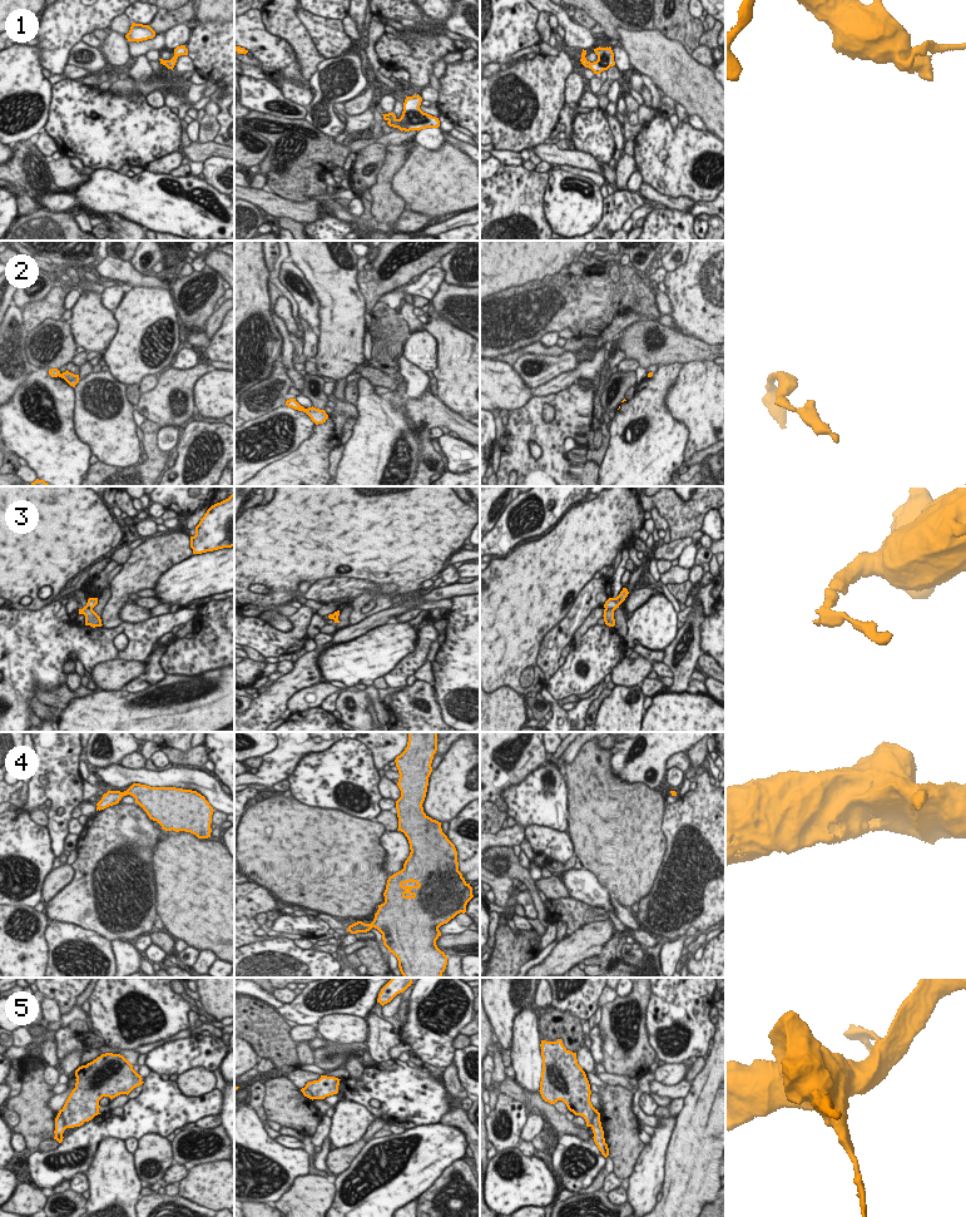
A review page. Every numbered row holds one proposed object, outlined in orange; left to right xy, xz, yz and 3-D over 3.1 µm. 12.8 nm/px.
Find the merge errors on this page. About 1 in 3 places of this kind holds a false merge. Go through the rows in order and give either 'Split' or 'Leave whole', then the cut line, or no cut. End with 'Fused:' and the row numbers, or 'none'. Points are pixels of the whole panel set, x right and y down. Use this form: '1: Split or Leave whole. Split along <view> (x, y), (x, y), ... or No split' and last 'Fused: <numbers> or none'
1: Leave whole. No split
2: Split. Split along xz (306, 409), (303, 411)
3: Split. Split along yz (605, 608), (613, 611)
4: Leave whole. No split
5: Split. Split along xy (59, 1111), (67, 1127)
Fused: 2, 3, 5

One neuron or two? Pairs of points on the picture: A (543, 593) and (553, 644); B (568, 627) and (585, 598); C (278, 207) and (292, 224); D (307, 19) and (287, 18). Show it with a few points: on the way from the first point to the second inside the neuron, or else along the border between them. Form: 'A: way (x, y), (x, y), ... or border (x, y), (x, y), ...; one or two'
A: border (569, 608), (569, 612), (545, 636), (536, 657); two
B: way (573, 619), (583, 605); one
C: border (277, 217), (290, 217), (301, 223); two
D: border (295, 13), (315, 44); two

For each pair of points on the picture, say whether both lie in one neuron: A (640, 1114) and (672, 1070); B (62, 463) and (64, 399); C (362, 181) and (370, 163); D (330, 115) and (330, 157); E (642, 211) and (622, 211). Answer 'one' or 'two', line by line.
A: one
B: one
C: one
D: two
E: two

